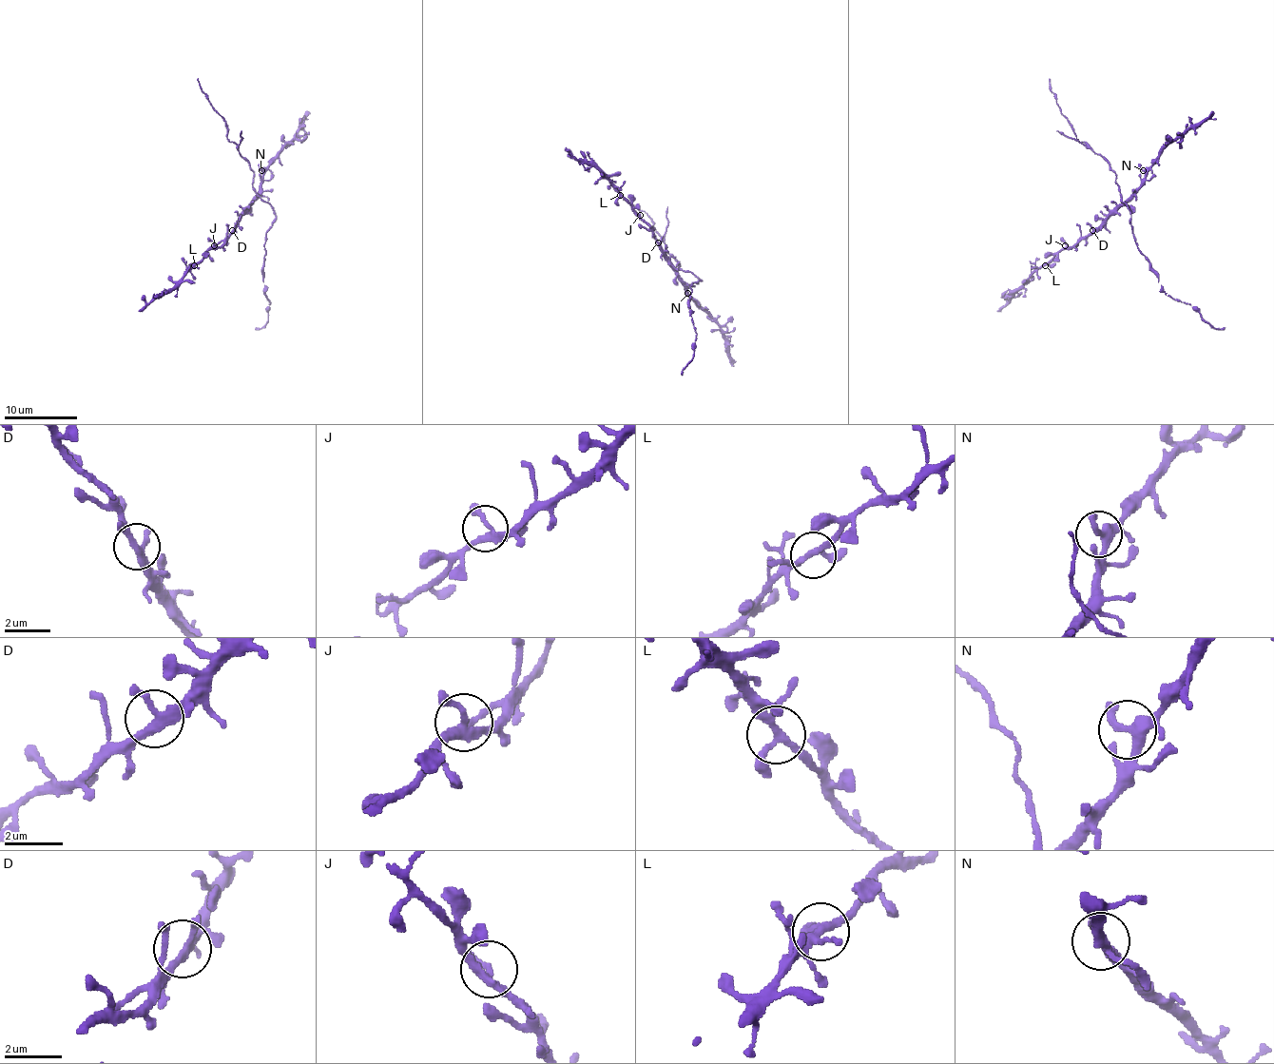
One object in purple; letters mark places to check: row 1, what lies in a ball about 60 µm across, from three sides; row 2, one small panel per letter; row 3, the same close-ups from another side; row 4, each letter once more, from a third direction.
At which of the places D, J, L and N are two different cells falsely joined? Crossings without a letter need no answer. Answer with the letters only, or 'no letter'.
no letter

